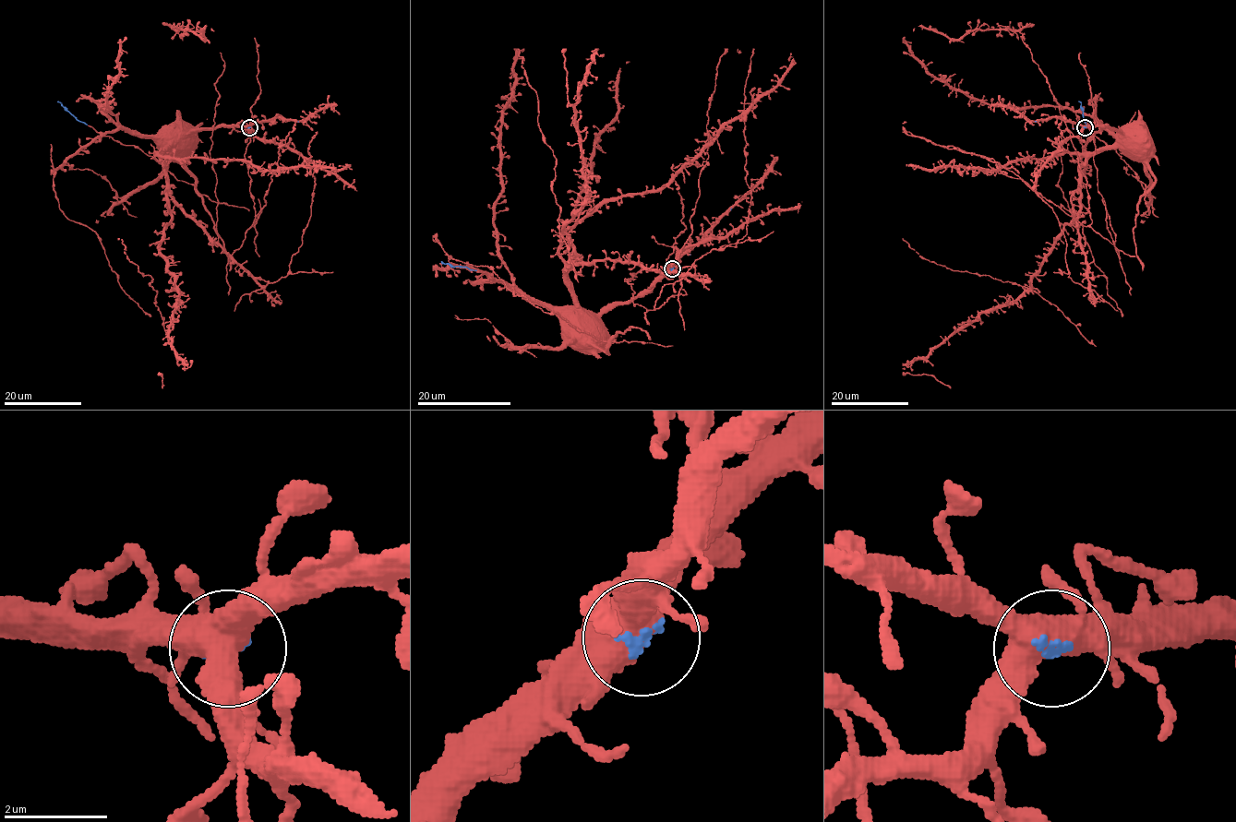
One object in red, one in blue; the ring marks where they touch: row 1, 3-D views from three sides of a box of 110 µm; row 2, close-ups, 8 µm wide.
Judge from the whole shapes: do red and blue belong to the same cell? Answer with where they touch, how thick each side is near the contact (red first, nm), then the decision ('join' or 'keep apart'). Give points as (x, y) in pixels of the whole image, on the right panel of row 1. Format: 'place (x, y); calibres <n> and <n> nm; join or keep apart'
place (1085, 127); calibres 480 and 120 nm; join

